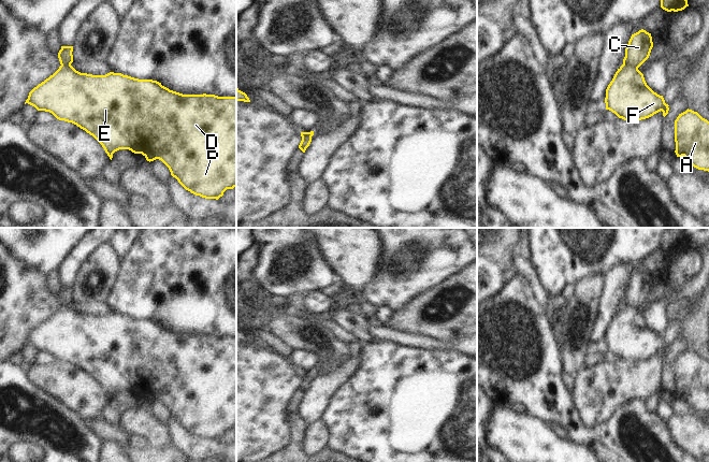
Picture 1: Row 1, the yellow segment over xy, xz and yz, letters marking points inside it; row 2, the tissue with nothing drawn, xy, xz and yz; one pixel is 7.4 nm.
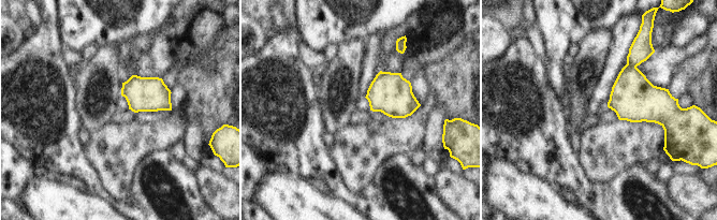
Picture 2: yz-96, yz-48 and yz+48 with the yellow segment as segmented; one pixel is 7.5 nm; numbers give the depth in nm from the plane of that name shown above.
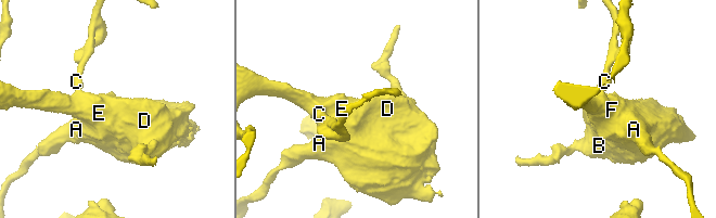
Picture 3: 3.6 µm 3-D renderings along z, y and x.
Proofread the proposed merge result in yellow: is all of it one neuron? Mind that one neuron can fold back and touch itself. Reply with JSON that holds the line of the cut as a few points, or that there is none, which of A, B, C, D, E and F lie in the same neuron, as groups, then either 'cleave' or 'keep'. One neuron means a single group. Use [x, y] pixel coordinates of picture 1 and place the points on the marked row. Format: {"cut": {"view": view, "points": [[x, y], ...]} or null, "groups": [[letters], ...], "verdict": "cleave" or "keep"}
{"cut": {"view": "yz", "points": [[623, 62], [637, 69]]}, "groups": [["A", "B", "D", "E", "F"], ["C"]], "verdict": "cleave"}

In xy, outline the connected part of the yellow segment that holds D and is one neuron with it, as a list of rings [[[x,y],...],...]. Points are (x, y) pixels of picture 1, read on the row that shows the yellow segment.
[[[61,64],[59,69],[34,87],[25,104],[34,106],[38,111],[52,113],[57,119],[72,122],[92,135],[104,148],[112,160],[113,154],[119,149],[129,149],[134,154],[142,154],[147,161],[161,160],[170,170],[171,175],[188,191],[205,199],[218,200],[227,189],[236,187],[236,97],[218,97],[215,95],[183,95],[161,85],[153,80],[139,80],[121,73],[110,72],[105,75],[92,75],[76,71],[71,64]]]

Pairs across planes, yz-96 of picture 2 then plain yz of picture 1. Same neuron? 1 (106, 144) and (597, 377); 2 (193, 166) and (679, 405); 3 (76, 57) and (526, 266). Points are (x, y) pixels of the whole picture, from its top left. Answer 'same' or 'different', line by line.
1: same
2: different
3: same

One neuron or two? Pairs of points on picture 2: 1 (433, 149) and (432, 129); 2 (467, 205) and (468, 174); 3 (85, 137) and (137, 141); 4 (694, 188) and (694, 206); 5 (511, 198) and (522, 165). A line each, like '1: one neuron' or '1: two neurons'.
1: one neuron
2: two neurons
3: two neurons
4: one neuron
5: two neurons

